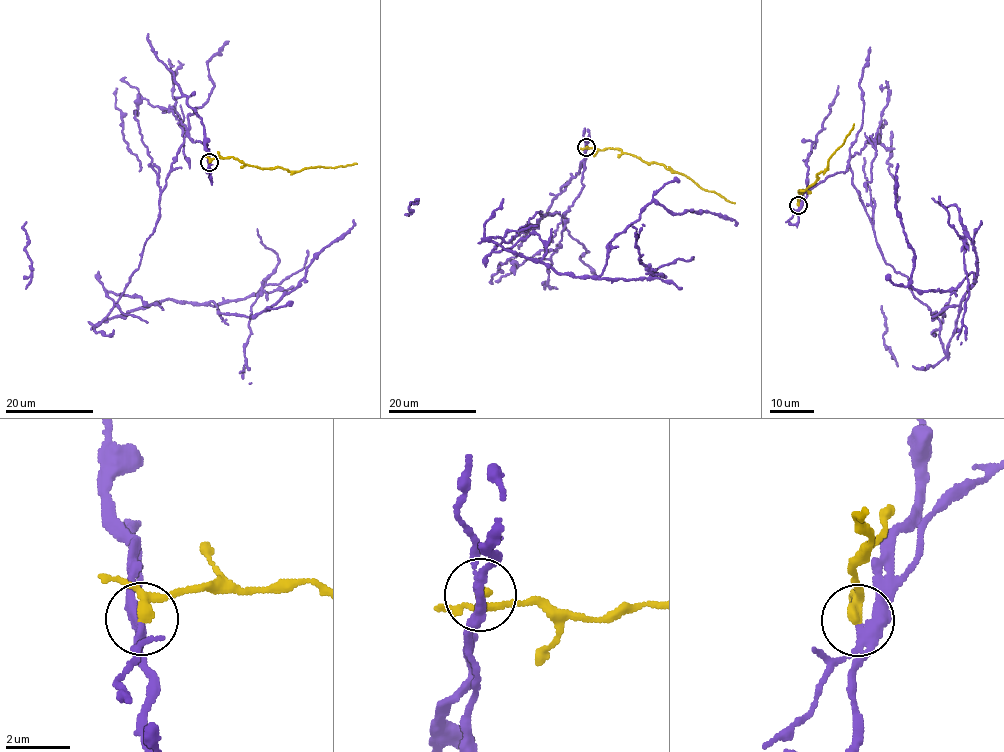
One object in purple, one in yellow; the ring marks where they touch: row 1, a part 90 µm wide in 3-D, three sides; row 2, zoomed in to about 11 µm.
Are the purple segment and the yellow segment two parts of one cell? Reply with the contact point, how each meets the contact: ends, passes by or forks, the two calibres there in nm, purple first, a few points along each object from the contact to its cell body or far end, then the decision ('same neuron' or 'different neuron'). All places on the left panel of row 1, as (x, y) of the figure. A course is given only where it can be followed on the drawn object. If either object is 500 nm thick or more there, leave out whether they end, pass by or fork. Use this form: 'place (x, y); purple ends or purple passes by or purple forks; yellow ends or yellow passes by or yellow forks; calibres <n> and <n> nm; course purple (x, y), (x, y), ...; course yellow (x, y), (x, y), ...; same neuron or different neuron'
place (209, 162); purple forks; yellow passes by; calibres 240 and 240 nm; course purple (209, 162), (206, 145), (186, 136), (139, 267), (99, 324), (169, 299), (251, 318), (293, 290), (353, 219); course yellow (209, 162), (214, 158), (233, 157), (247, 165), (294, 171), (356, 164); different neuron

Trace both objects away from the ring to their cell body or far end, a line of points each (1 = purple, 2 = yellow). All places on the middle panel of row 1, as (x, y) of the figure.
1: (586, 147), (562, 215), (488, 238), (597, 277), (655, 201), (735, 226)
2: (586, 147), (619, 149), (648, 162), (660, 163), (734, 203)

